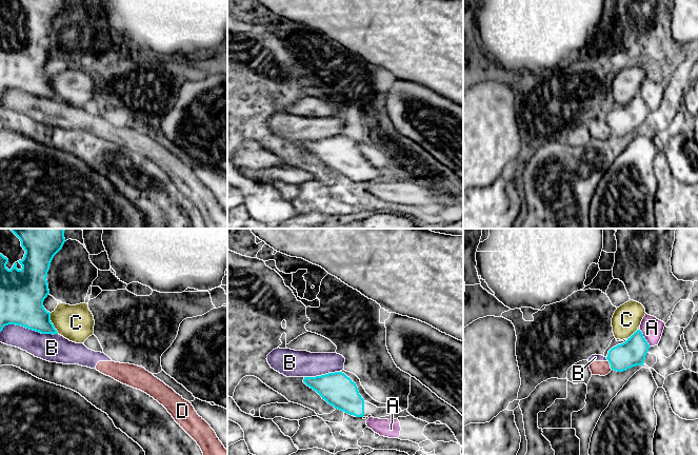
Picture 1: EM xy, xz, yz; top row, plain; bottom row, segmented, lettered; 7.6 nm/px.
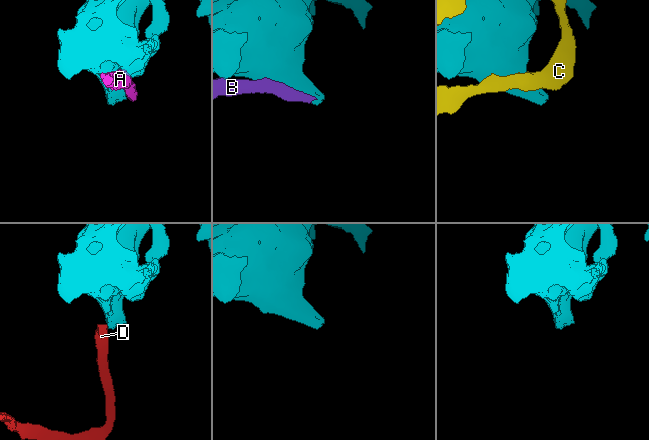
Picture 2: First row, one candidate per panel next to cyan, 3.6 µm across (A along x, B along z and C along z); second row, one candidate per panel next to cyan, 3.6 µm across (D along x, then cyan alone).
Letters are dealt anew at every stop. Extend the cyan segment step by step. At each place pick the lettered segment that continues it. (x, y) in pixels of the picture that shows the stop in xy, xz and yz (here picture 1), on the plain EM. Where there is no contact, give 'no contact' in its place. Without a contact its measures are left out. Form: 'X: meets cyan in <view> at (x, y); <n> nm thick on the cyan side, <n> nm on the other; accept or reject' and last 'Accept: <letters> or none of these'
A: meets cyan in yz at (644, 102); 200 nm thick on the cyan side, 160 nm on the other; reject
B: meets cyan in xy at (28, 92); 340 nm thick on the cyan side, 200 nm on the other; reject
C: meets cyan in xy at (52, 87); 280 nm thick on the cyan side, 280 nm on the other; reject
D: meets cyan in yz at (611, 130); 200 nm thick on the cyan side, 110 nm on the other; reject
Accept: none of these

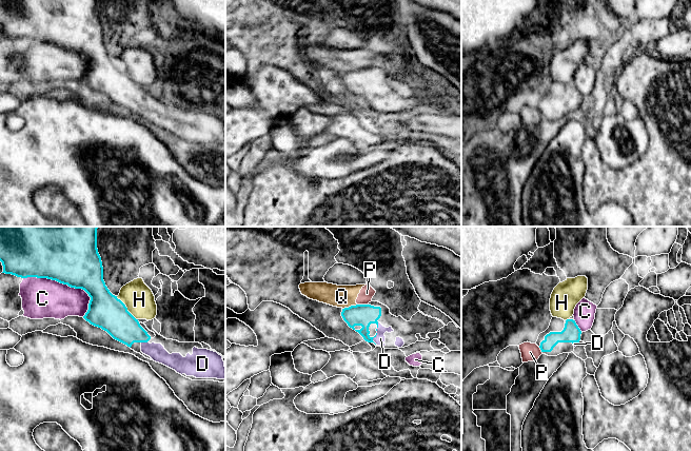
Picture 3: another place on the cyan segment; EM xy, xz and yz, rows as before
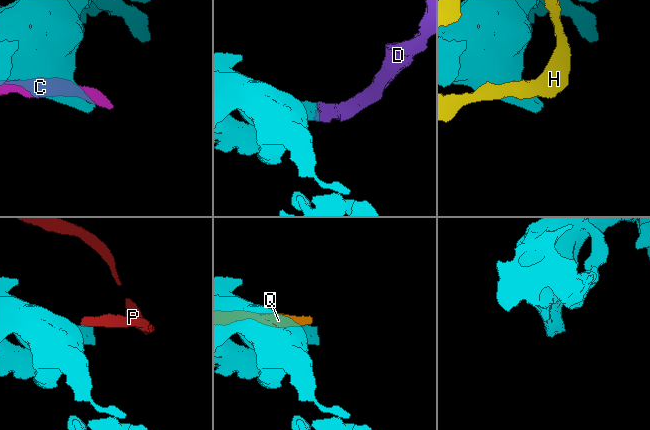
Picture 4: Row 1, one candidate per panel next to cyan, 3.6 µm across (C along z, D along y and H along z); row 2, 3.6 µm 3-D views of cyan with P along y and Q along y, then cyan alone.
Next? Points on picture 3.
C: meets cyan in xy at (64, 47); 380 nm thick on the cyan side, 300 nm on the other; reject
D: meets cyan in xz at (373, 101); 170 nm thick on the cyan side, 80 nm on the other; accept
H: meets cyan in xy at (130, 77); 260 nm thick on the cyan side, 220 nm on the other; reject
P: meets cyan in xz at (362, 69); 170 nm thick on the cyan side, 110 nm on the other; reject
Q: meets cyan in xz at (349, 71); 170 nm thick on the cyan side, 180 nm on the other; reject
Accept: D

